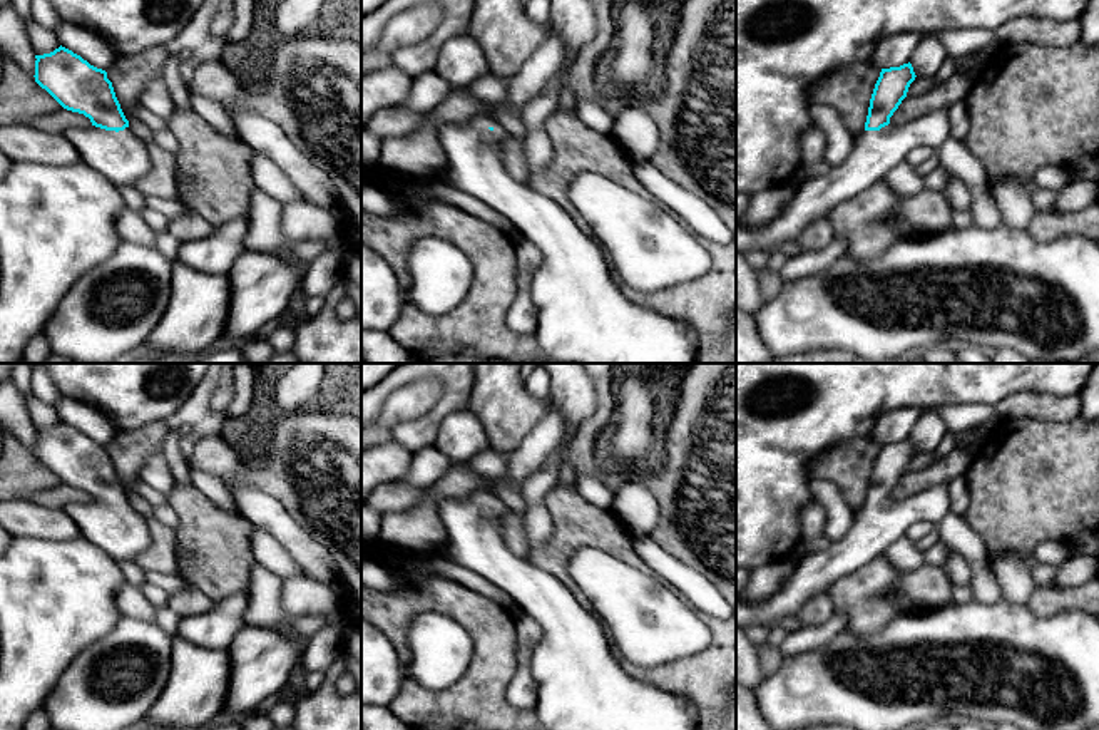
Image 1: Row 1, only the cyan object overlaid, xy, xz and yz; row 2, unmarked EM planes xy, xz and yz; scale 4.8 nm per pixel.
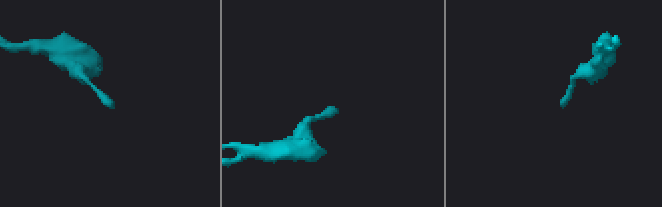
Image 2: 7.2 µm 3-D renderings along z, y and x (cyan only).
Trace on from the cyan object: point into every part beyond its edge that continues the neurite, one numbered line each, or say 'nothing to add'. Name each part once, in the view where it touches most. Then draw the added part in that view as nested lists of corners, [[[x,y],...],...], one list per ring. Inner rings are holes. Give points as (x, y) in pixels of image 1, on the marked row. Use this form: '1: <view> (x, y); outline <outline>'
1: xy (121, 158); outline [[[95,126],[70,127],[65,137],[84,164],[119,189],[135,186],[152,167],[149,146],[129,127],[119,132]]]

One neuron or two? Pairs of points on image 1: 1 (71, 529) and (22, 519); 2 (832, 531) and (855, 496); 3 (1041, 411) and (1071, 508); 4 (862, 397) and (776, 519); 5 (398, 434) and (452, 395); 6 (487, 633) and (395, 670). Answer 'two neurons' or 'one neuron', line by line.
1: one neuron
2: two neurons
3: two neurons
4: one neuron
5: one neuron
6: two neurons

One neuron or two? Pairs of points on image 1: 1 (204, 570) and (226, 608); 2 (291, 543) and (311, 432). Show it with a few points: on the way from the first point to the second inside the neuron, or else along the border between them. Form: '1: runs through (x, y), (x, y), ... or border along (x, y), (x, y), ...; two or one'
1: border along (245, 593), (231, 593), (216, 603); two
2: border along (268, 493), (325, 546); two

